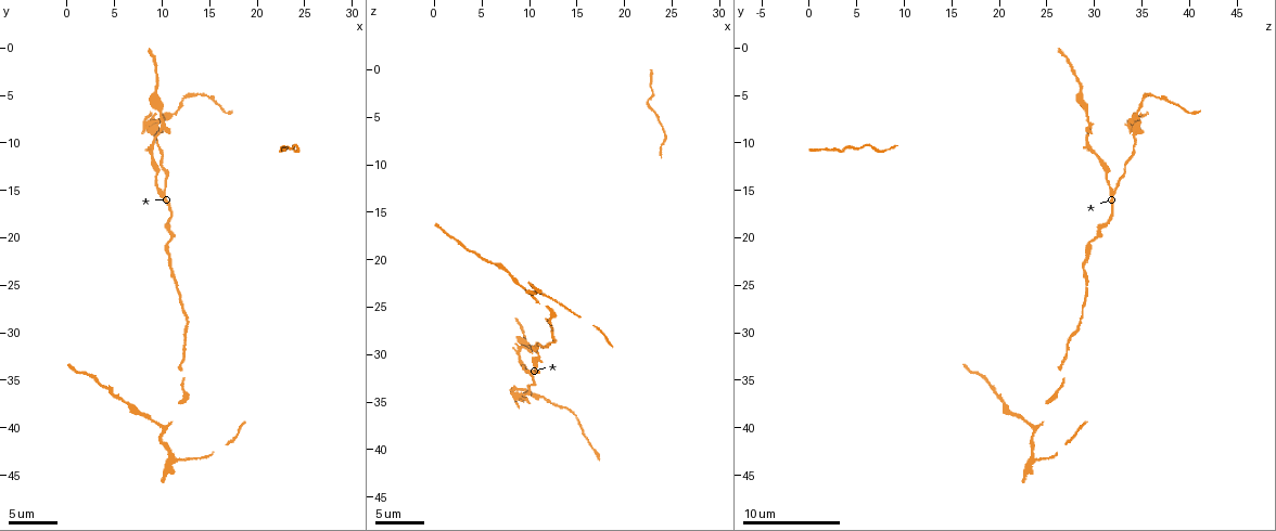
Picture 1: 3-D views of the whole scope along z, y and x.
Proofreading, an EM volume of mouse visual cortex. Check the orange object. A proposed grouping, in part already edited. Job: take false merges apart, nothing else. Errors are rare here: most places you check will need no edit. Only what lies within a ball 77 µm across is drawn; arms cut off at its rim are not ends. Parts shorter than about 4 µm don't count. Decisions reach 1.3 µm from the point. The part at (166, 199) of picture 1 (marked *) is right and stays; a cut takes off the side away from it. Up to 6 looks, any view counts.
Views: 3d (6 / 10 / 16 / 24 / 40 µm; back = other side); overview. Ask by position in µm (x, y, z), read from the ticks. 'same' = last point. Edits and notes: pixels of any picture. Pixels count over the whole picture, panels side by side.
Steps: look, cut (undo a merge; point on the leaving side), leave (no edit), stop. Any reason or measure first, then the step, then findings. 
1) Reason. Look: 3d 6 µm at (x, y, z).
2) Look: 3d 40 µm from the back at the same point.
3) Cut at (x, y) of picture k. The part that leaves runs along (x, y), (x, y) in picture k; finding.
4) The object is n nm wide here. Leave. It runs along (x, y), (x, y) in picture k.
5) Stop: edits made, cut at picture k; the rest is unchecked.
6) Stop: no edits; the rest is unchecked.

Thick turns thin. Look: 3d 6 µm at (9.2, 5.0, 28.4).

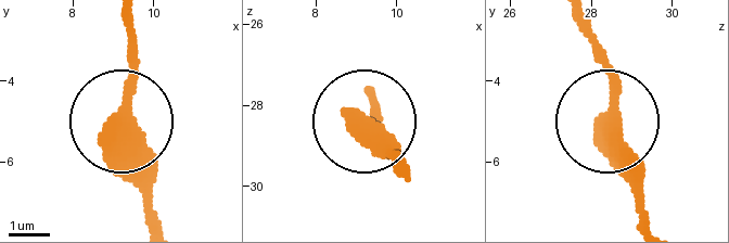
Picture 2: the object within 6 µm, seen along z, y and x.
Leave. It runs along (649, 225), (636, 152), (608, 111), (608, 59), (584, 17) in picture 2; continuous, no second neuron.

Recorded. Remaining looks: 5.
Look: 3d 10 µm at (12.4, 35.4, 26.6).

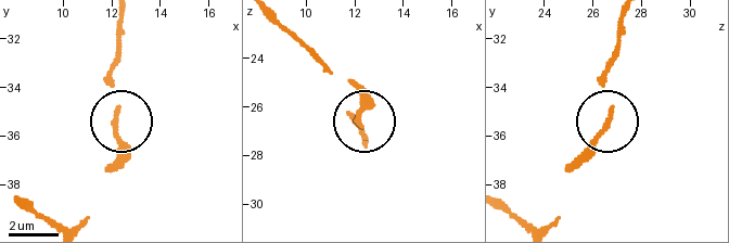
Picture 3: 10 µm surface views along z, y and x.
Look: 3d 6 µm at (12.1, 35.5, 26.6).

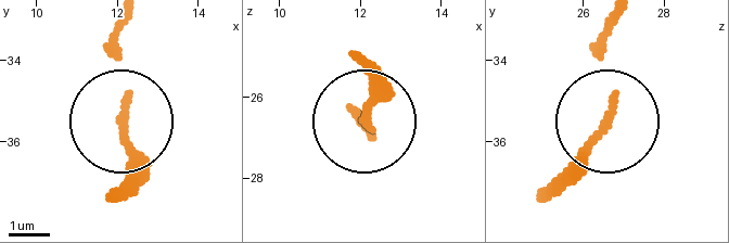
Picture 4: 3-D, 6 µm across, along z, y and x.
Leave. It runs along (615, 26), (604, 47), (618, 99), (612, 119), (549, 199) in picture 4; one neuron here.

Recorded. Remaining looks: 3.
Three-way junction. Look: 3d 10 µm at (10.2, 40.0, 23.4).

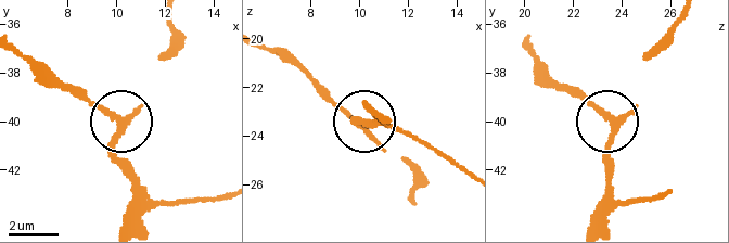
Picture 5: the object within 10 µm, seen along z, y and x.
3 arms meet here. Leave. It runs along (171, 23), (169, 48), (116, 148), (135, 195) in picture 5; continuous, no second neuron.

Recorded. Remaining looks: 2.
Stop: no edits; the rest is unchecked.

